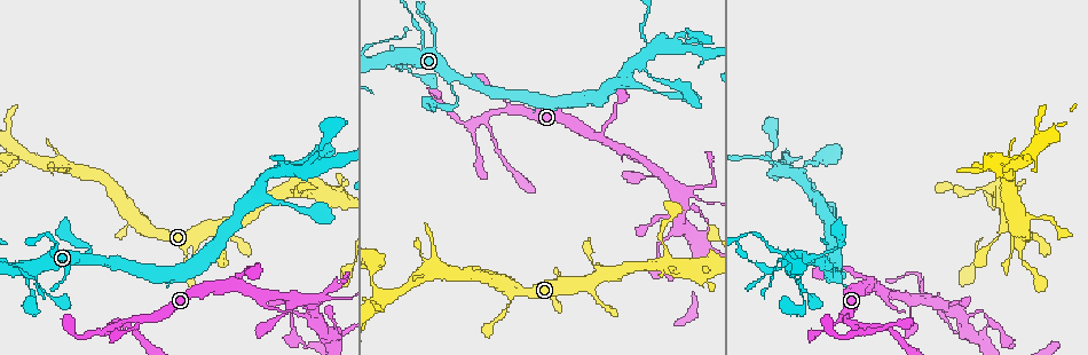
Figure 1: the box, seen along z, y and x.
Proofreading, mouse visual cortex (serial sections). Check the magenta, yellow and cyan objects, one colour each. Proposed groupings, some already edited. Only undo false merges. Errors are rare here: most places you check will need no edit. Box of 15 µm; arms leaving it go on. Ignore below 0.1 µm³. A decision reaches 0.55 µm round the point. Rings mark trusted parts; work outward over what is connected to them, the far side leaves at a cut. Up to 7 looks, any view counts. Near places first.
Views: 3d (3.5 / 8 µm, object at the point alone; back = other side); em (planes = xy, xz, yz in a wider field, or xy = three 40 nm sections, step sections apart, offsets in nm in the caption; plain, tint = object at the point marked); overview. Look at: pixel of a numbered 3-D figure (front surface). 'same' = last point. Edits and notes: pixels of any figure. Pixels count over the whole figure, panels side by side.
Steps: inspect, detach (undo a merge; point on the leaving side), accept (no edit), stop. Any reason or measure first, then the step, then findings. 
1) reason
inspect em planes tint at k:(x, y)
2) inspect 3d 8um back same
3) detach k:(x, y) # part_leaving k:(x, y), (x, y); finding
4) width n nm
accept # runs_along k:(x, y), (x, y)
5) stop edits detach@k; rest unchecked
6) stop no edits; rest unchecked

thin neck
inspect 3d 3.5um back at 1:(44, 234)

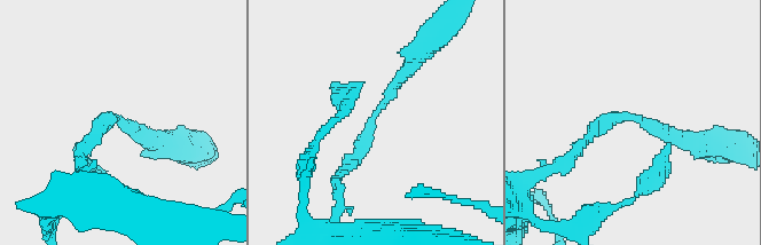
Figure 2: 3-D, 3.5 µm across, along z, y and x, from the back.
arm_widths 150, 200 nm; need the tissue
inspect em xy step 3 tint at 2:(373, 113)

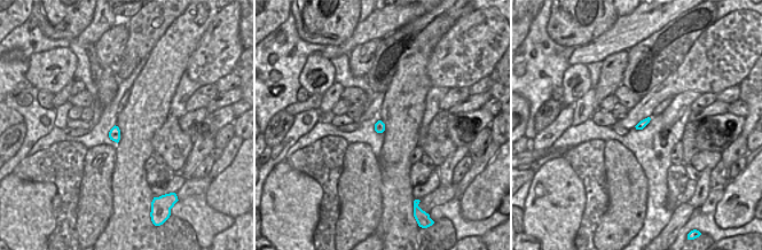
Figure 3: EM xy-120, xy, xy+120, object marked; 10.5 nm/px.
accept # runs_along 2:(344, 170), (414, 58); one cell here

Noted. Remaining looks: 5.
calibre changes
inspect 3d 8um back at 1:(75, 243)

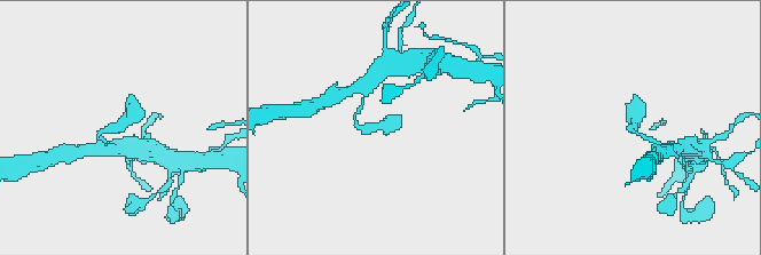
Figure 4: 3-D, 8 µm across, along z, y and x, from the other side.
inspect em planes tint at 4:(120, 127)

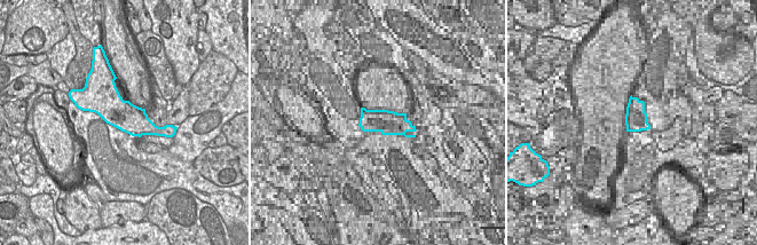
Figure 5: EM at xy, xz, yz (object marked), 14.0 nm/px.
accept # runs_along 4:(97, 137), (132, 117), (133, 98); continuous, no second cell

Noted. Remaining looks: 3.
sharp bend
inspect 3d 3.5um back at 1:(393, 66)

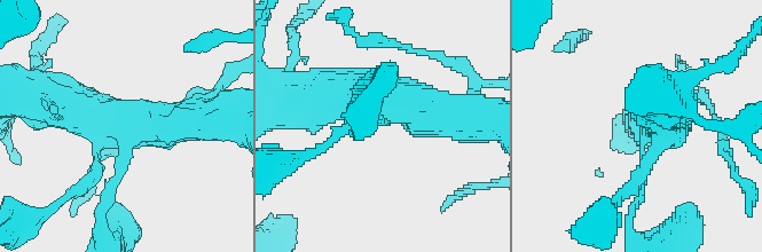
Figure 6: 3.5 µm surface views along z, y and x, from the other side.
inspect em xy step 3 tint at 6:(120, 134)

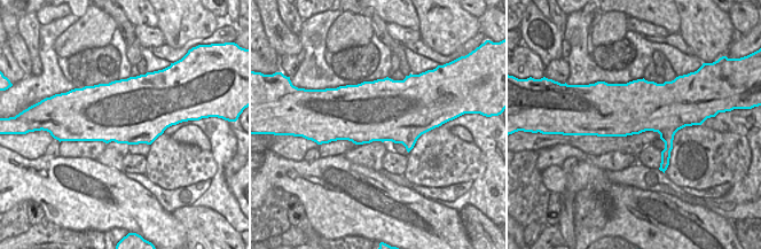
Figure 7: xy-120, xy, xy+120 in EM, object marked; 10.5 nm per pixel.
accept # runs_along 6:(313, 95), (408, 101), (457, 119); one cell here

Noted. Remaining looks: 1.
stop no edits; rest unchecked

